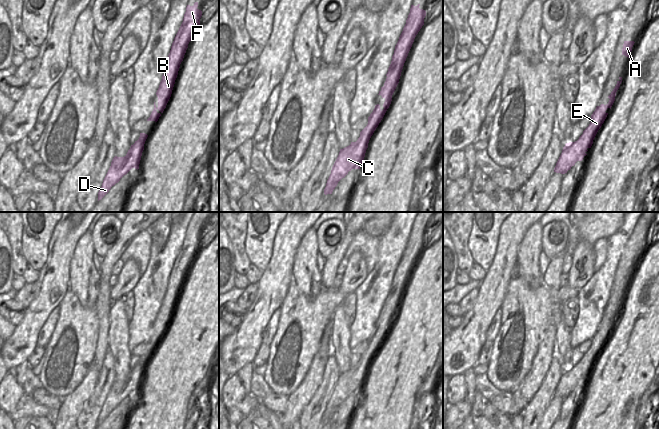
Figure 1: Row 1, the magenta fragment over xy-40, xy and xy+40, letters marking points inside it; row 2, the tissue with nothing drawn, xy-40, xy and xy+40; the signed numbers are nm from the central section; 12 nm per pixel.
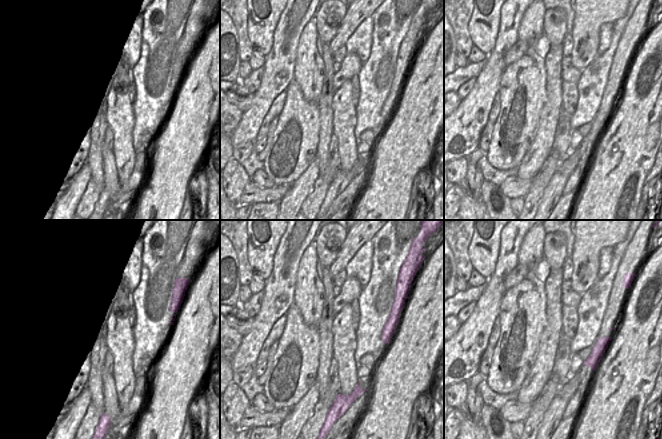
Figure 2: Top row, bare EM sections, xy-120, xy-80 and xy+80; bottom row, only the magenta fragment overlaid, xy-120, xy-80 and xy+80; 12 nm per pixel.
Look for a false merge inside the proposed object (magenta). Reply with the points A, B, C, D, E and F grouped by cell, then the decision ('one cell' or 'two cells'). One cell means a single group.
groups A B C D E F; one cell

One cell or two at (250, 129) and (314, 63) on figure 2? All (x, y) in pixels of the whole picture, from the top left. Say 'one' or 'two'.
two

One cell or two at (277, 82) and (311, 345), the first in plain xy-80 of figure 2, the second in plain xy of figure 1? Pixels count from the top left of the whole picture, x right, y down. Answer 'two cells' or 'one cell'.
two cells

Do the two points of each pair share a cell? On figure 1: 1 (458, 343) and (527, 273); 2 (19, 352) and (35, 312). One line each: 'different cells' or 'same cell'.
1: different cells
2: same cell

